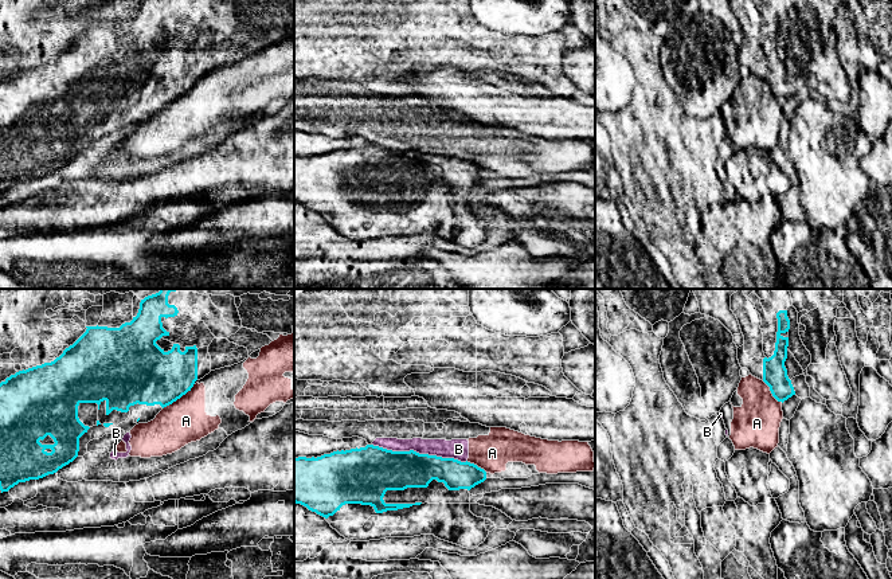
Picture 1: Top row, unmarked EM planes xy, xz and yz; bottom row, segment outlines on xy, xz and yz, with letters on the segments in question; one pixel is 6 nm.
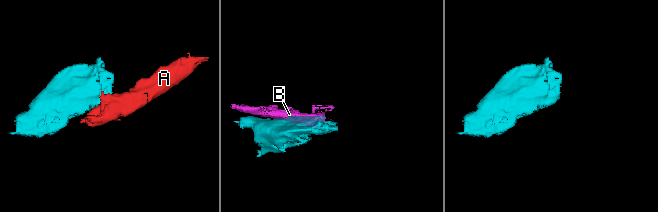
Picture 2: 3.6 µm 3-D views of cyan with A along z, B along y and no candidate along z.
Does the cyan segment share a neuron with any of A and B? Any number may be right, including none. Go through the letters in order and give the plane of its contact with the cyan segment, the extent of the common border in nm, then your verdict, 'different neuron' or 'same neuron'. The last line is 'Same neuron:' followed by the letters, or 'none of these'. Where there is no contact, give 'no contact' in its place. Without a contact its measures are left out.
A: contact in xy; length 240 nm; different neuron
B: contact in xz; length 600 nm; different neuron
Same neuron: none of these

